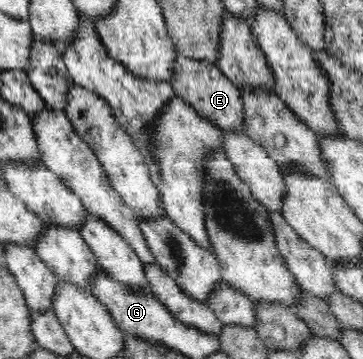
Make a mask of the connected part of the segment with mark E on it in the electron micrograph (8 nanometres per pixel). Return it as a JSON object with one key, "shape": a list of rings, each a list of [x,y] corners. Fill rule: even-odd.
{"shape":[[[177,55],[172,67],[175,76],[171,78],[170,83],[173,84],[175,95],[188,102],[202,117],[223,131],[245,132],[245,111],[241,90],[222,74],[216,64]]]}

